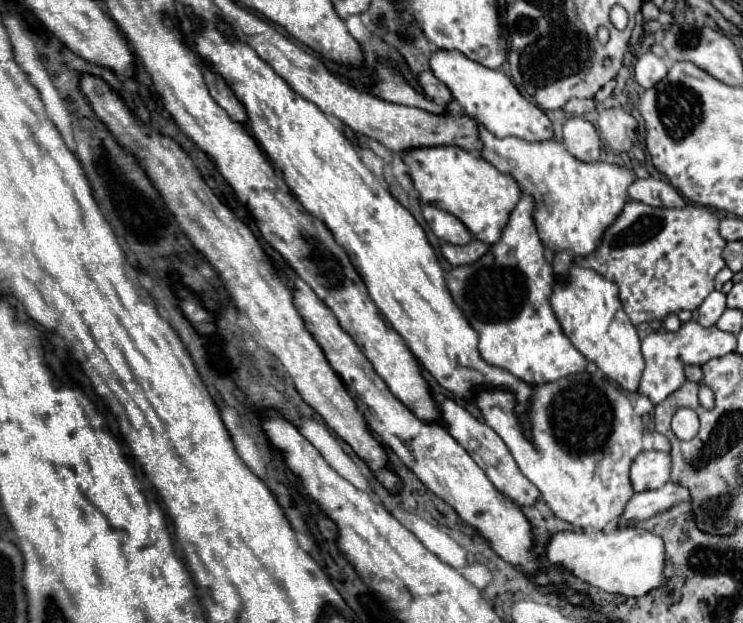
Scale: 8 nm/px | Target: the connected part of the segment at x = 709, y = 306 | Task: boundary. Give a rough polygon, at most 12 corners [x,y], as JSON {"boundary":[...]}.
{"boundary":[[713,291],[697,309],[697,321],[713,327],[727,309],[725,295]]}

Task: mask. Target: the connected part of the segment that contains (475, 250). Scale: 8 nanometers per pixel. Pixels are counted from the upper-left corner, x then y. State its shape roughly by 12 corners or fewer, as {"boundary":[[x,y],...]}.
{"boundary":[[471,239],[467,245],[441,245],[441,255],[453,265],[477,261],[489,249]]}

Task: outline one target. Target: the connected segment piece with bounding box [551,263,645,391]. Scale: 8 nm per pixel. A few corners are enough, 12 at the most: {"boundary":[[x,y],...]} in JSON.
{"boundary":[[571,265],[551,307],[569,341],[637,391],[645,361],[617,285]]}

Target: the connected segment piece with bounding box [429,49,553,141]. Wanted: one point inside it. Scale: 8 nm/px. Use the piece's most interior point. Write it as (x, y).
(489, 96)

